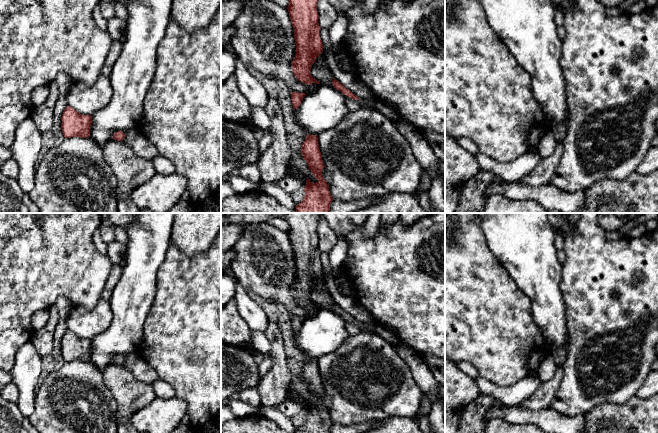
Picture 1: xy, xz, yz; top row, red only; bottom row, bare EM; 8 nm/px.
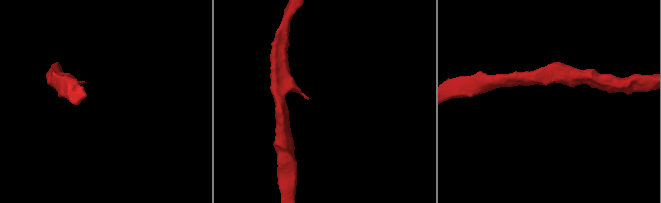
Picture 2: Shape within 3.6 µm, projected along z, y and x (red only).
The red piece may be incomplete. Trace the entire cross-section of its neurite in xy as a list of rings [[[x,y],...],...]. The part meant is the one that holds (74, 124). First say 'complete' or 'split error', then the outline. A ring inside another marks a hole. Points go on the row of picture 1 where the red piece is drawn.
complete | [[[67,106],[61,117],[61,129],[65,138],[90,136],[91,115],[83,115]]]

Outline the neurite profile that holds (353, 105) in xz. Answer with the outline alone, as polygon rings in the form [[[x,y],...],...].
[[[346,97],[345,102],[351,113],[353,113],[361,108],[361,105],[358,100],[352,99],[350,97]]]

